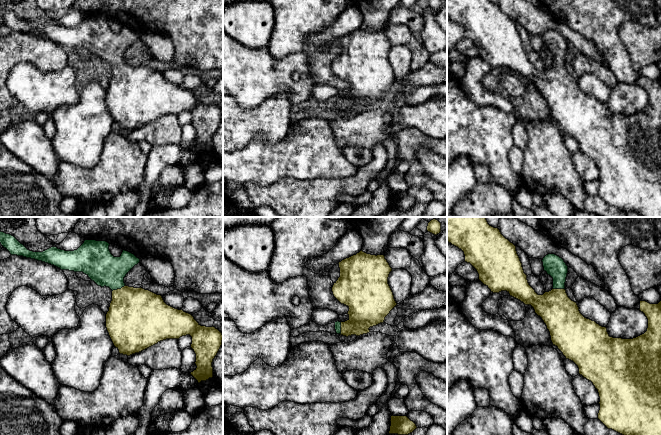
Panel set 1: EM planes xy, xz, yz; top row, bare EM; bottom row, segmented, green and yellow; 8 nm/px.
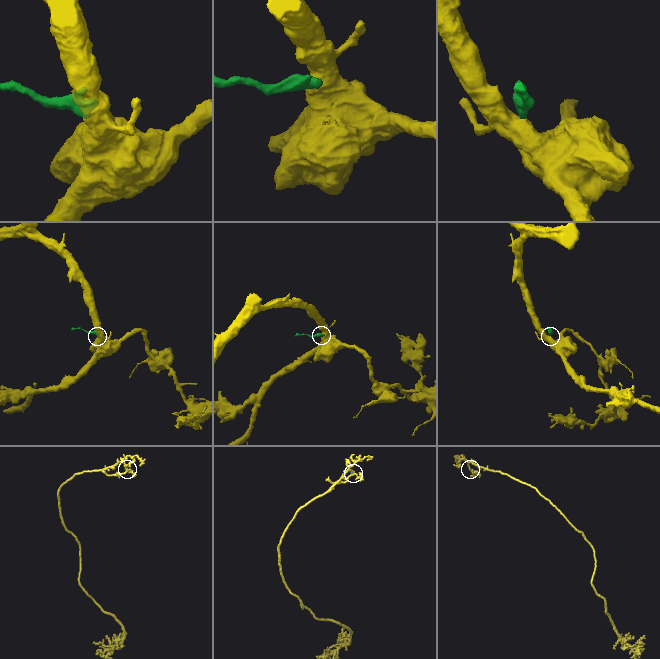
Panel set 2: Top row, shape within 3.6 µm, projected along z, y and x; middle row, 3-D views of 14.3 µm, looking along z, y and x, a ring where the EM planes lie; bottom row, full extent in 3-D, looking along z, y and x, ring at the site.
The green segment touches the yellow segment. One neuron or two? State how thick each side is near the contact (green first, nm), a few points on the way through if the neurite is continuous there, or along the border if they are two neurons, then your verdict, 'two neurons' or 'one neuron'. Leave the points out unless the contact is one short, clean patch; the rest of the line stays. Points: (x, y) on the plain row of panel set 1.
calibres 260 and 440 nm; way xy (99, 40), (114, 55), (118, 64), (135, 90); one neuron

